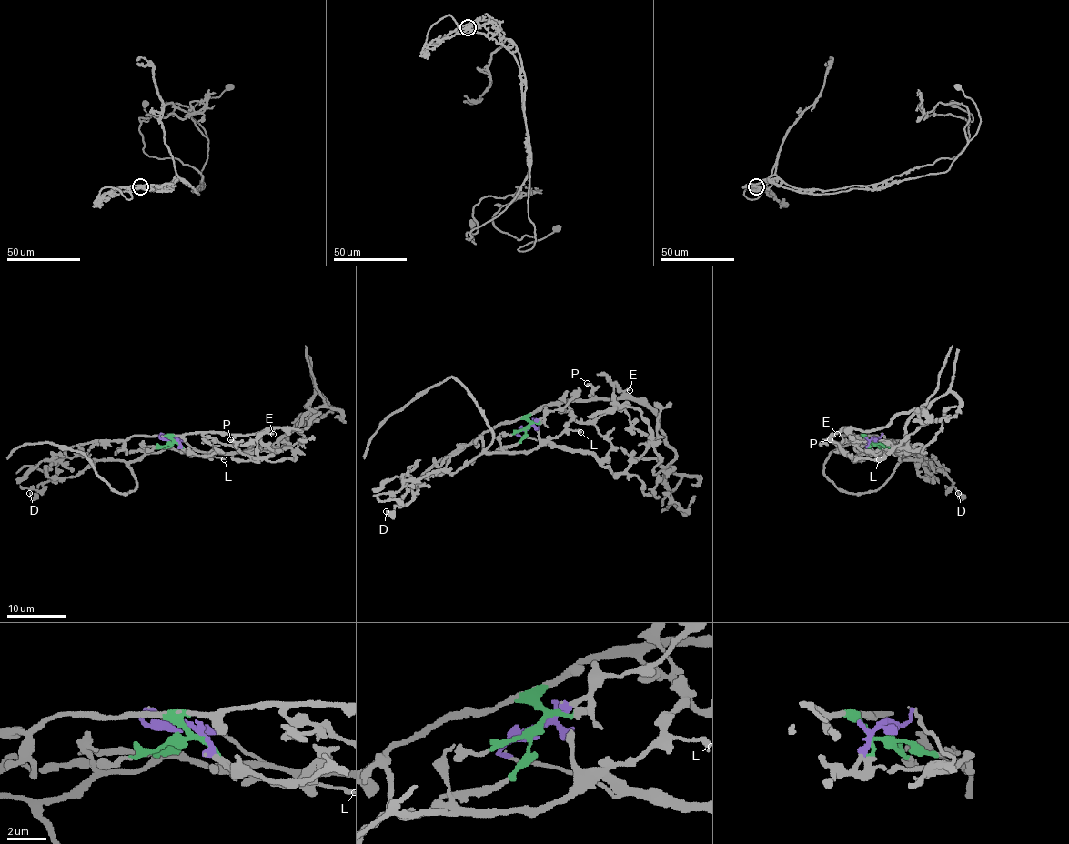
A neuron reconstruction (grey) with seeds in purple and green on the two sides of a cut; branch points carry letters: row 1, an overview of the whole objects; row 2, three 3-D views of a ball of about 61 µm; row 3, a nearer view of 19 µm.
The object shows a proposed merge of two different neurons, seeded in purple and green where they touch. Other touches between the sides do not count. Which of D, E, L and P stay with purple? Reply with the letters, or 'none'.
L

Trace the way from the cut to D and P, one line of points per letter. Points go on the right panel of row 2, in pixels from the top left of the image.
D: (876, 442), (865, 437), (910, 443), (950, 478), (958, 492)
P: (876, 442), (853, 433), (848, 433), (840, 443), (830, 440)

